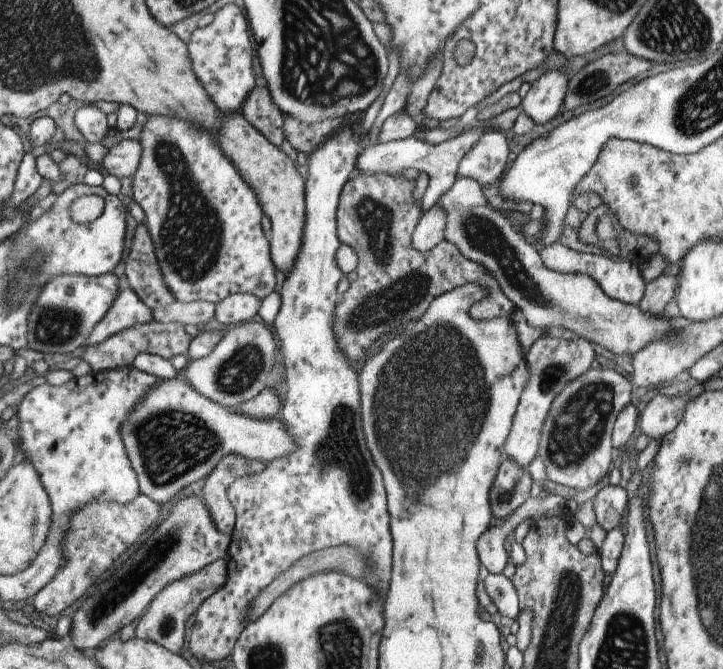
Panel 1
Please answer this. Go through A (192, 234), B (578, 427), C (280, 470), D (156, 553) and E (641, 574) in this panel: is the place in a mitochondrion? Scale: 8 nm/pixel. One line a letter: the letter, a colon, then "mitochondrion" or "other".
A: mitochondrion
B: mitochondrion
C: other
D: mitochondrion
E: other

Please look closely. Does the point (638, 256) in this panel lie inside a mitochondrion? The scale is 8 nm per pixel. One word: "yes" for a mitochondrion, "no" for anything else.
no

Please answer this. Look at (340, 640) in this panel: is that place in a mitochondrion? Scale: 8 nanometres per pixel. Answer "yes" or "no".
yes

